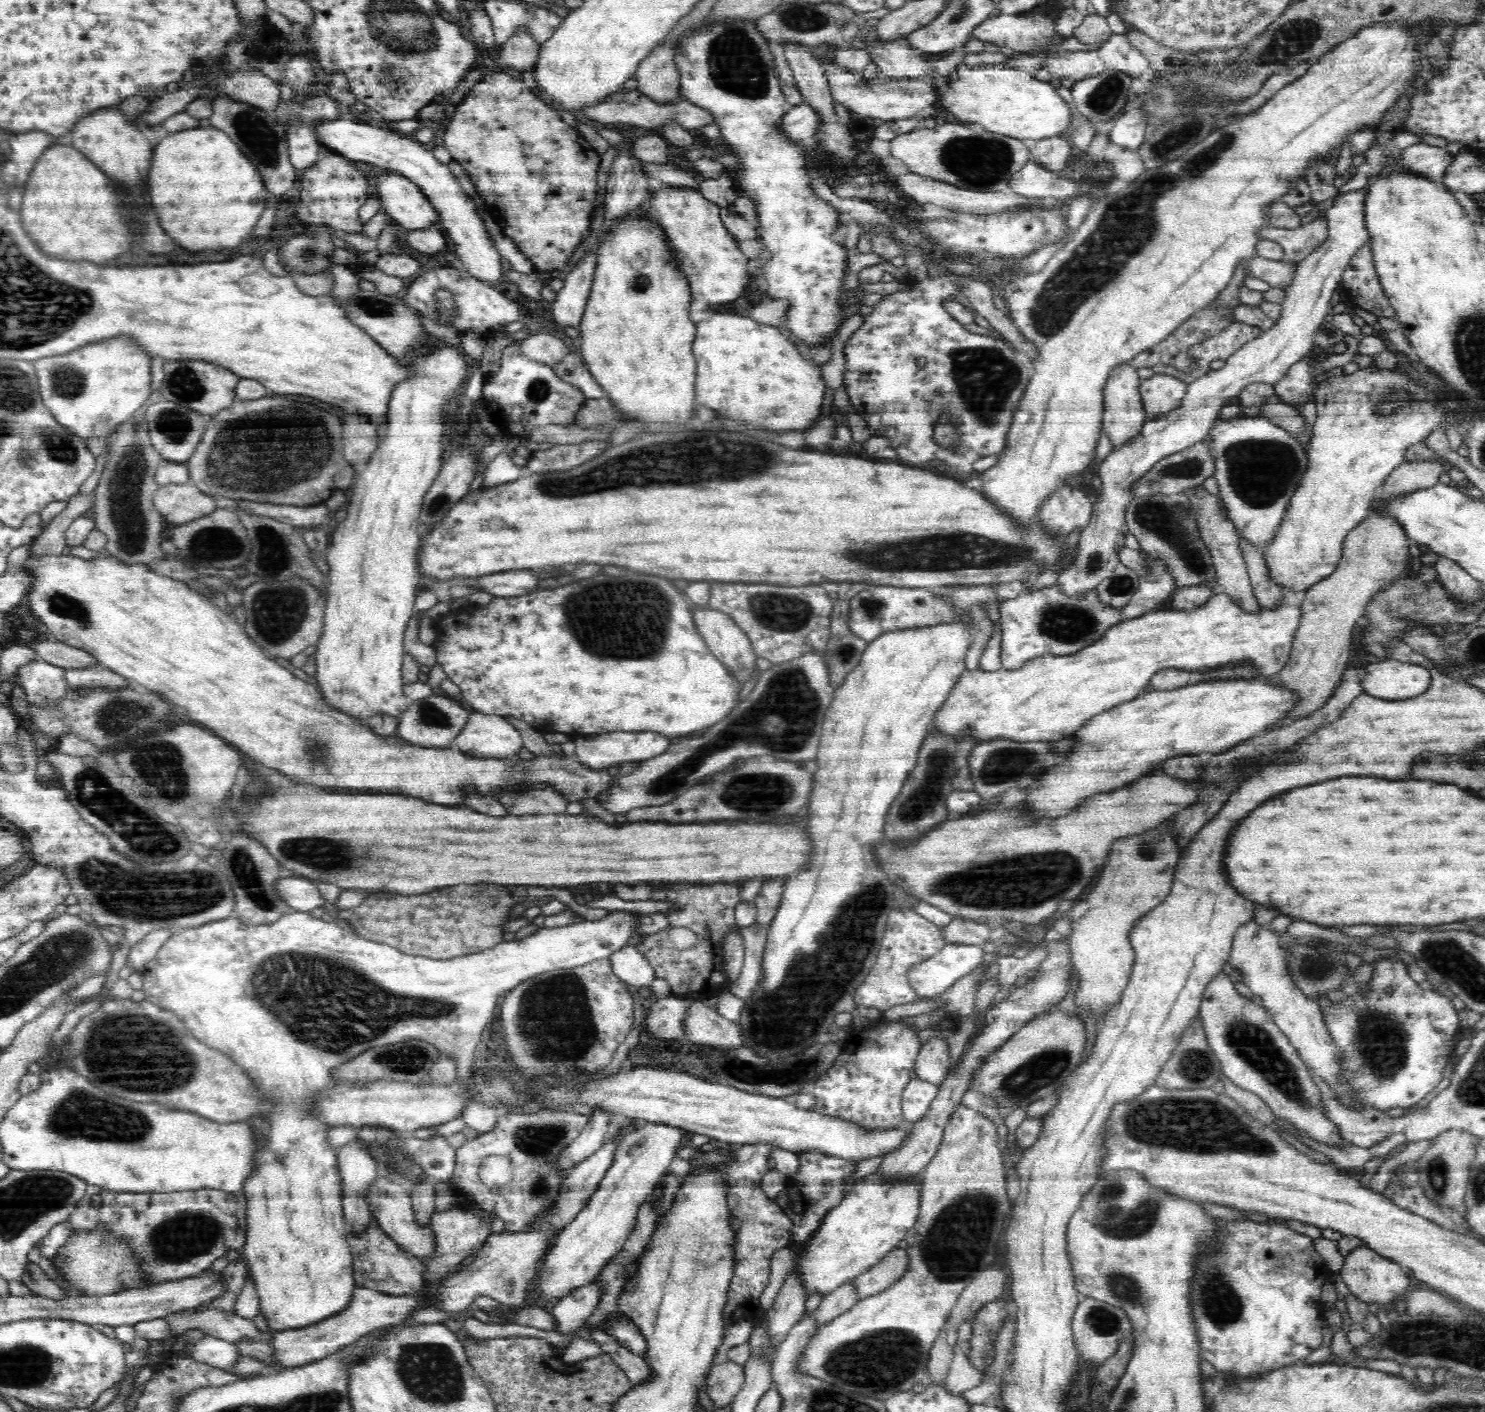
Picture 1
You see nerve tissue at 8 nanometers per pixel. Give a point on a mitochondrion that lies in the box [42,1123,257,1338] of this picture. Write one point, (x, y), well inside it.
(181, 1236)

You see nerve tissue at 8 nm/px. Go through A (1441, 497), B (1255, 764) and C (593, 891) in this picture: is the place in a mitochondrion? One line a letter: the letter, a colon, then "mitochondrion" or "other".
A: other
B: other
C: other

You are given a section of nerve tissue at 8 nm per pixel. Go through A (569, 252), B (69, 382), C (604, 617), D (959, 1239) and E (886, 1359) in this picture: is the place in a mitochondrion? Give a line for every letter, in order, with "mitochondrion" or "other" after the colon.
A: other
B: mitochondrion
C: mitochondrion
D: mitochondrion
E: mitochondrion

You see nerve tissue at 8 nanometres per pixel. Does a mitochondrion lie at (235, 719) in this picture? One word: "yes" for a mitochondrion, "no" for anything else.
no

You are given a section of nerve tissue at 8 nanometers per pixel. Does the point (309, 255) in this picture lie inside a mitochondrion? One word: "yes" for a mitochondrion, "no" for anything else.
yes

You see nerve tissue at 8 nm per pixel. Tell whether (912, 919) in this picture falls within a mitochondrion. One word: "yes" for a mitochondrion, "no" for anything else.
no

